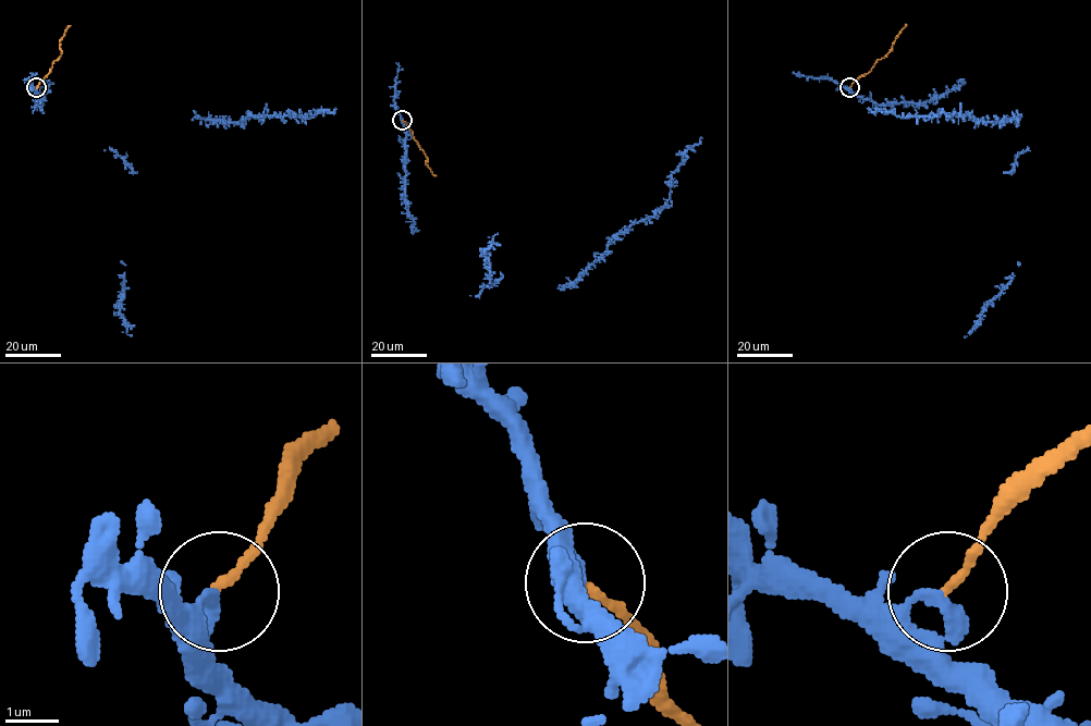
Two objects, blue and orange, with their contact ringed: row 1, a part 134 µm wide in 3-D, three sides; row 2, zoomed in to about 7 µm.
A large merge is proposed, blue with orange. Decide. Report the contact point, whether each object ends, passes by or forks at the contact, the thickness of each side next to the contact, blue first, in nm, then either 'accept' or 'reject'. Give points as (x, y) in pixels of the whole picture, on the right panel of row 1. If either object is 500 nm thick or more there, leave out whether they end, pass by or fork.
place (849, 87); blue ends; orange ends; calibres 340 and 160 nm; reject

